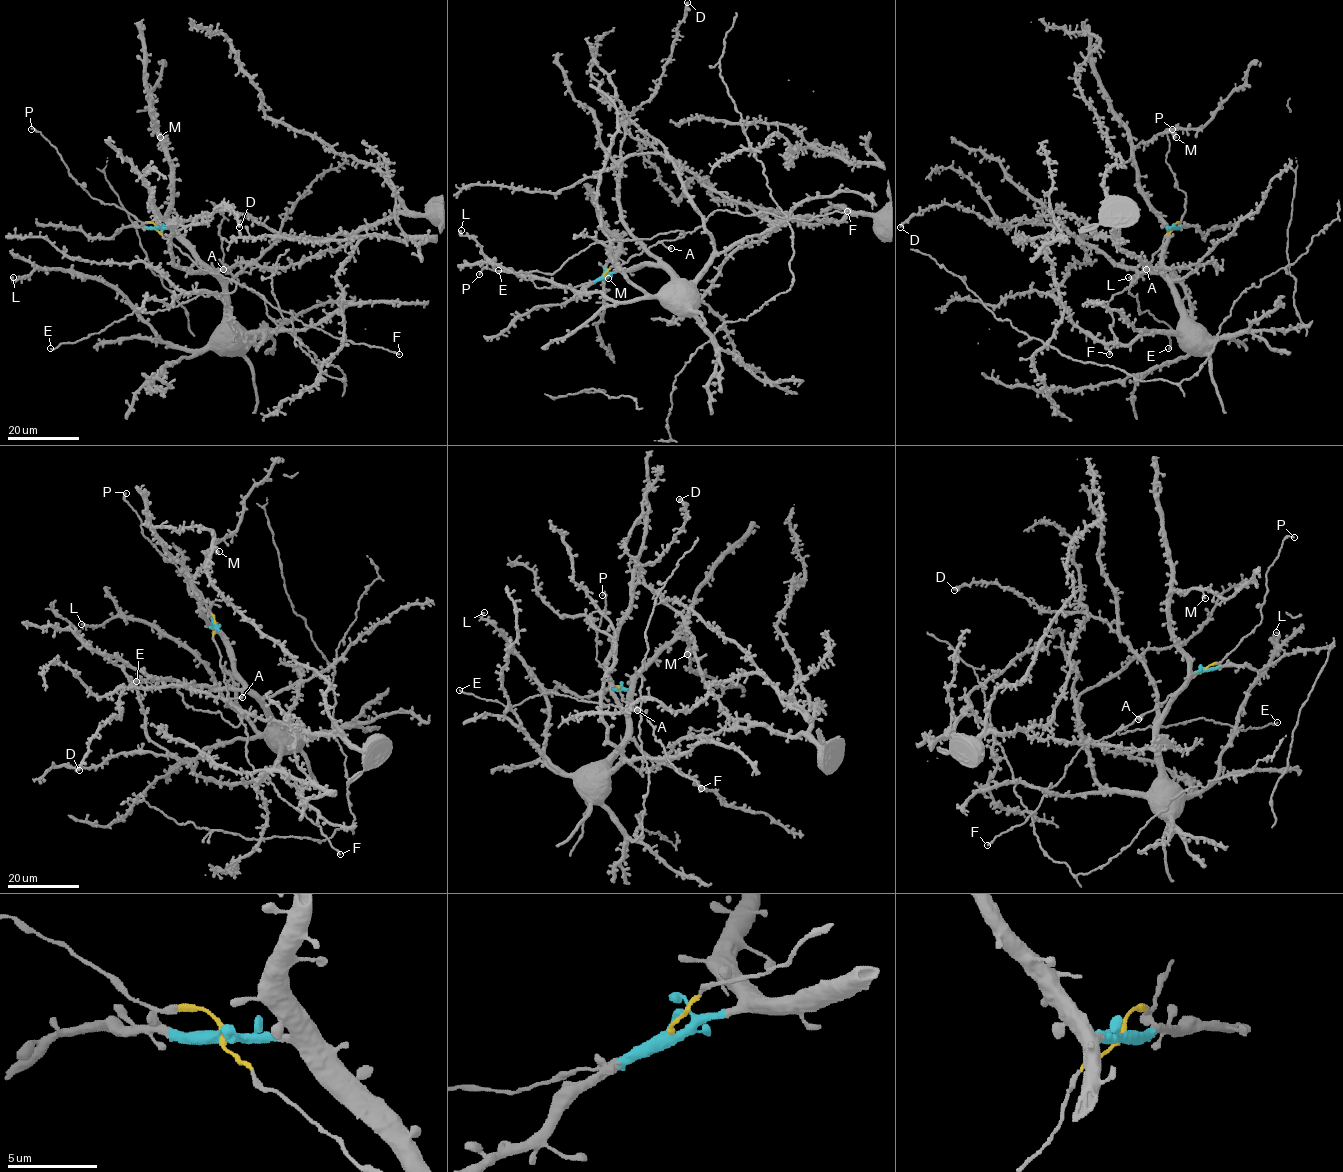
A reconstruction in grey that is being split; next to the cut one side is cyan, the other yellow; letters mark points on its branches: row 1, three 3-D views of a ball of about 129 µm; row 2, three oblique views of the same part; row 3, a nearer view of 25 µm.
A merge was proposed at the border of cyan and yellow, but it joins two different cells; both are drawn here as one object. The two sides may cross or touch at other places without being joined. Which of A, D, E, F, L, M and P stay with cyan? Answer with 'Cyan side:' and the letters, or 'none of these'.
Cyan side: D, L, M

